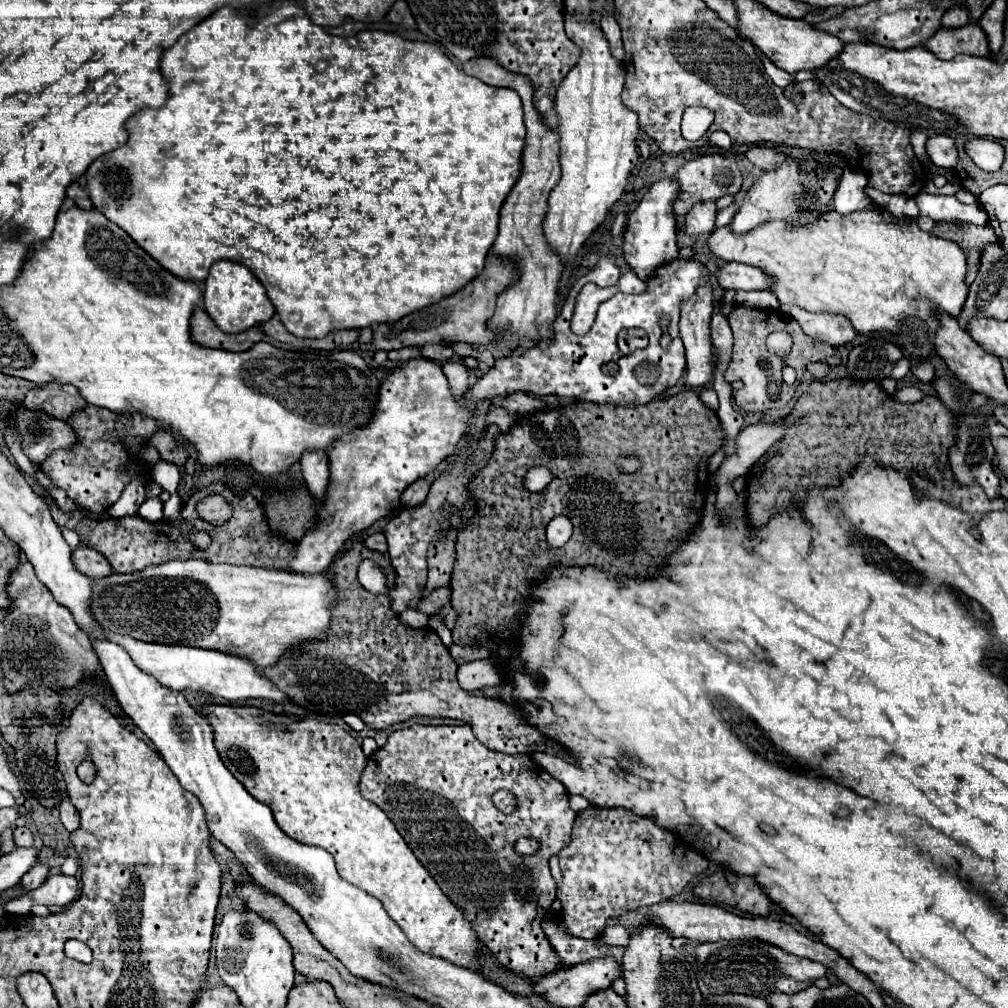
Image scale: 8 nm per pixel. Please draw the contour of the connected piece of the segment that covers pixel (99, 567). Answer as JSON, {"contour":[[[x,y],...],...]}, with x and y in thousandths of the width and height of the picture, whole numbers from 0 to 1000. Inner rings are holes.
{"contour":[[[75,543],[73,545],[73,561],[79,568],[83,568],[83,570],[87,568],[87,572],[91,572],[91,574],[111,570],[111,563],[107,561],[107,555],[89,543],[83,543],[83,545]]]}

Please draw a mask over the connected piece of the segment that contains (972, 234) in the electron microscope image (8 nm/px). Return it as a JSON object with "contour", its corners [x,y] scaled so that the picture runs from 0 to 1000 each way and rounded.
{"contour":[[[929,221],[929,225],[925,227],[925,233],[946,239],[948,243],[952,243],[952,247],[956,249],[958,259],[960,259],[960,271],[958,271],[960,283],[964,283],[964,279],[968,277],[968,271],[972,267],[974,247],[980,241],[990,239],[984,223],[968,225],[968,223],[956,223],[956,221]]]}

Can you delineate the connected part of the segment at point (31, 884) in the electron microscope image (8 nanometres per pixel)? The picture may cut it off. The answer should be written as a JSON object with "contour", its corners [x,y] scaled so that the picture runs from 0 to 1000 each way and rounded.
{"contour":[[[36,856],[36,858],[34,858],[34,860],[32,860],[24,870],[22,870],[20,876],[24,876],[22,880],[24,880],[26,884],[38,882],[38,880],[46,874],[48,866],[50,866],[50,858],[48,858],[48,856]]]}

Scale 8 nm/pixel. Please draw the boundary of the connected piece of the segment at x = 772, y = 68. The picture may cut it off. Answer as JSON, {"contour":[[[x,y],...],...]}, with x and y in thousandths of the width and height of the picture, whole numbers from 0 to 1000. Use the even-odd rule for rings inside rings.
{"contour":[[[750,49],[750,53],[752,53],[752,57],[756,59],[756,64],[758,64],[758,68],[760,68],[760,72],[762,72],[762,76],[772,84],[772,86],[780,86],[780,84],[784,84],[786,82],[786,78],[788,78],[788,74],[784,74],[784,72],[778,72],[774,66],[770,66],[762,57],[758,57],[758,53],[754,51],[754,49]]]}

